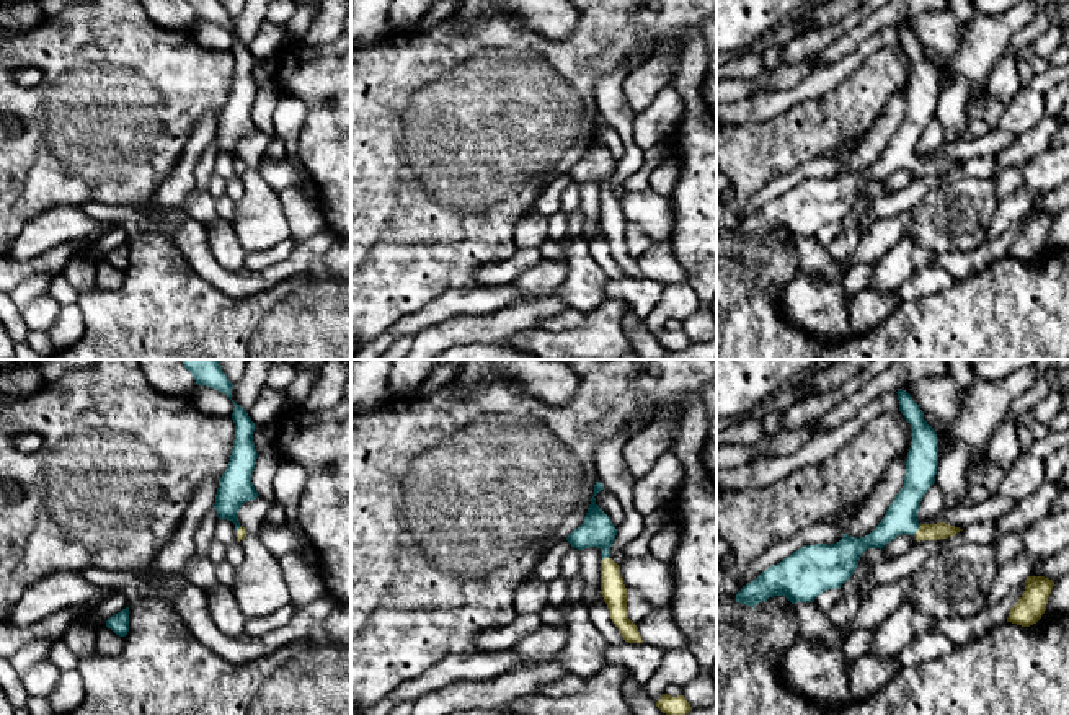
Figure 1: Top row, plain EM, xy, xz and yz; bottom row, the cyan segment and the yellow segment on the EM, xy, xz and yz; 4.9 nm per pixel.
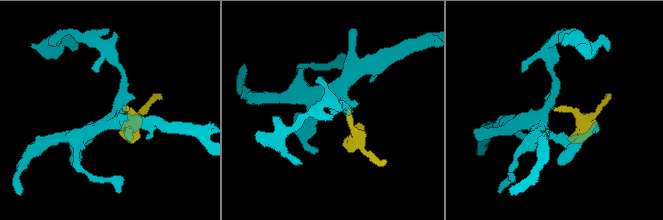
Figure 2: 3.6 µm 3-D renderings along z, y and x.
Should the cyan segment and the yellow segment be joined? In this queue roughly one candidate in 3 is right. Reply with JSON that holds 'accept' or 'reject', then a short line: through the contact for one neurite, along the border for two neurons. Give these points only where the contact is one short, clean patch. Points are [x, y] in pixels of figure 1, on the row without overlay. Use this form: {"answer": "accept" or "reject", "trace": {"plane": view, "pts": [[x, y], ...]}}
{"answer": "accept", "trace": {"plane": "yz", "pts": [[901, 152], [909, 160], [918, 162], [937, 165]]}}

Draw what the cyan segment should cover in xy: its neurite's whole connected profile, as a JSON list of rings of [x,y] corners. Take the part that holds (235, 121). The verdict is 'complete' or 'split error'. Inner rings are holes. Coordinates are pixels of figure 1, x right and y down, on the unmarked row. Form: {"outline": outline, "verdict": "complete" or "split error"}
{"outline": [[[235,36],[233,41],[232,54],[235,57],[235,75],[230,96],[219,114],[214,142],[219,153],[228,153],[235,158],[237,175],[240,176],[248,167],[238,157],[238,145],[243,137],[259,131],[251,118],[258,87],[253,78],[255,57],[246,44]]], "verdict": "split error"}

